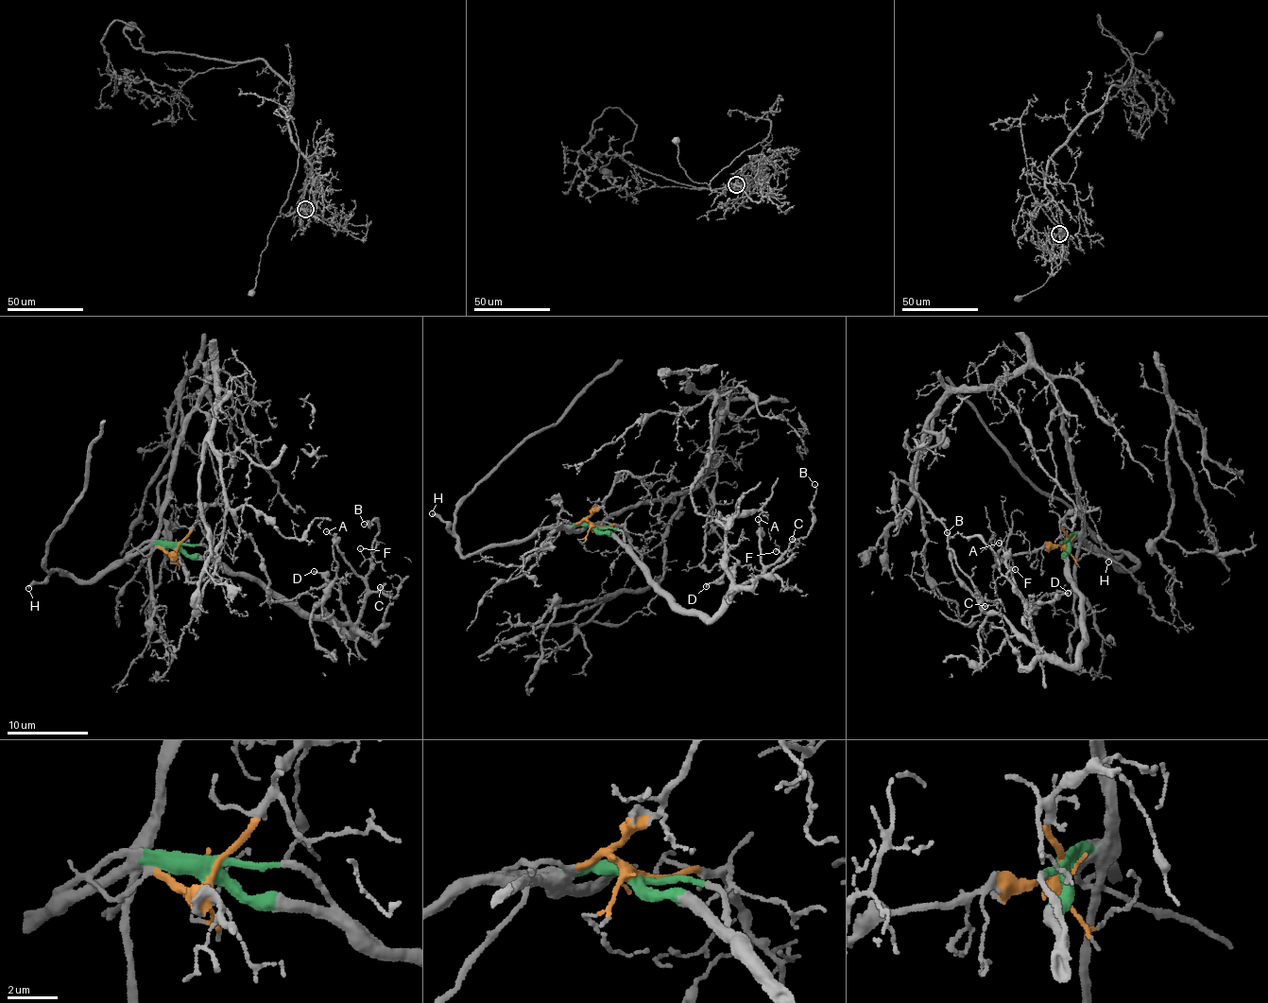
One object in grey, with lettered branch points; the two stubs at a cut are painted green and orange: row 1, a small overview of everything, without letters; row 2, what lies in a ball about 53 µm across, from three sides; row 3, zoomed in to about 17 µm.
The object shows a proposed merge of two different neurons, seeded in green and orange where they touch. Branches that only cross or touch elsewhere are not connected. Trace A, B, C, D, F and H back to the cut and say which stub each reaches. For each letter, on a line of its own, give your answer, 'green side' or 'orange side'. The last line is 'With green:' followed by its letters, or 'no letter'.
A: green side
B: green side
C: green side
D: green side
F: green side
H: green side
With green: A, B, C, D, F, H

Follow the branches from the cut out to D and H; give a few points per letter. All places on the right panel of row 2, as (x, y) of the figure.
D: (1066, 543), (1064, 567), (1080, 599), (1084, 638), (1069, 665), (1052, 658), (1035, 642), (1027, 609), (1068, 594)
H: (1066, 543), (1081, 533), (1123, 569), (1133, 568), (1139, 563), (1122, 553), (1108, 562)

